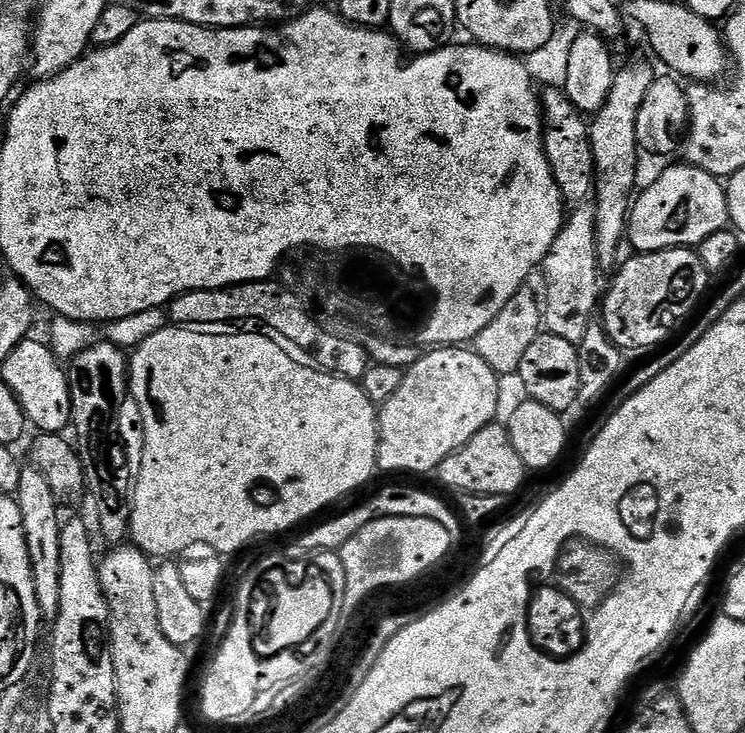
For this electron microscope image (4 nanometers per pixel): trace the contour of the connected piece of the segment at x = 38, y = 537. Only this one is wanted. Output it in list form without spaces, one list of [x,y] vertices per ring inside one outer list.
[[[34,466],[21,467],[18,478],[18,490],[14,493],[18,506],[22,510],[22,526],[28,547],[28,557],[34,578],[34,594],[38,598],[40,615],[44,618],[55,618],[58,614],[58,586],[60,585],[60,526],[58,505],[54,493],[43,476]]]

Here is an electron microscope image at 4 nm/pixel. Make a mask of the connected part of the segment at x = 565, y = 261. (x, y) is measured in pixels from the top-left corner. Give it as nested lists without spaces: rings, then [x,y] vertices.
[[[577,205],[565,219],[565,224],[560,229],[558,238],[554,240],[554,244],[547,252],[547,256],[540,267],[541,274],[544,274],[544,292],[546,294],[542,306],[542,322],[545,331],[554,334],[556,337],[565,338],[565,340],[577,346],[582,340],[582,335],[585,334],[592,323],[592,317],[590,316],[593,312],[595,315],[600,302],[600,292],[598,296],[598,274],[600,274],[600,267],[597,262],[596,220],[595,205]]]

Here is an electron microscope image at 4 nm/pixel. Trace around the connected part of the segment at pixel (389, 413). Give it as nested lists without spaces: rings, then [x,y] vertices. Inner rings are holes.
[[[440,346],[435,350],[425,351],[420,359],[407,369],[402,386],[386,401],[379,405],[378,423],[380,426],[380,449],[376,451],[376,463],[383,472],[432,472],[454,450],[458,450],[478,430],[497,419],[496,411],[500,408],[500,382],[490,365],[468,346]]]

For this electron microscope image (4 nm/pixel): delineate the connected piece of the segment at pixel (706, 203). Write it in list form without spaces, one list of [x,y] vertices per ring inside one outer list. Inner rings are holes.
[[[679,162],[668,168],[644,193],[635,197],[628,214],[627,243],[633,244],[637,253],[661,252],[667,248],[692,248],[698,246],[710,234],[721,234],[729,227],[728,194],[725,185],[706,170],[696,168],[687,162]]]

